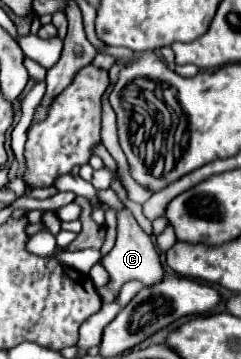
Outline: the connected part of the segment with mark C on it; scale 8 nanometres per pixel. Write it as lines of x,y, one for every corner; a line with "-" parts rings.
120,210
118,212
118,238
116,238
116,246
112,248
112,252
108,256
101,259
101,263
110,276
110,282
106,287
97,288
97,292
104,303
116,301
121,287
128,280
138,280
144,286
154,286
166,274
164,266
160,262
160,254
158,254
158,250
154,246
152,238
138,226
136,218
128,210

